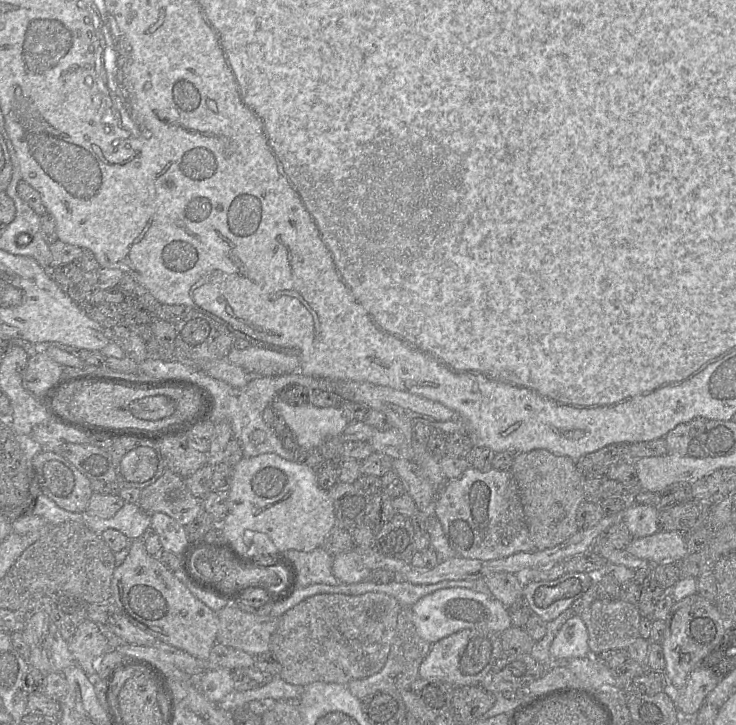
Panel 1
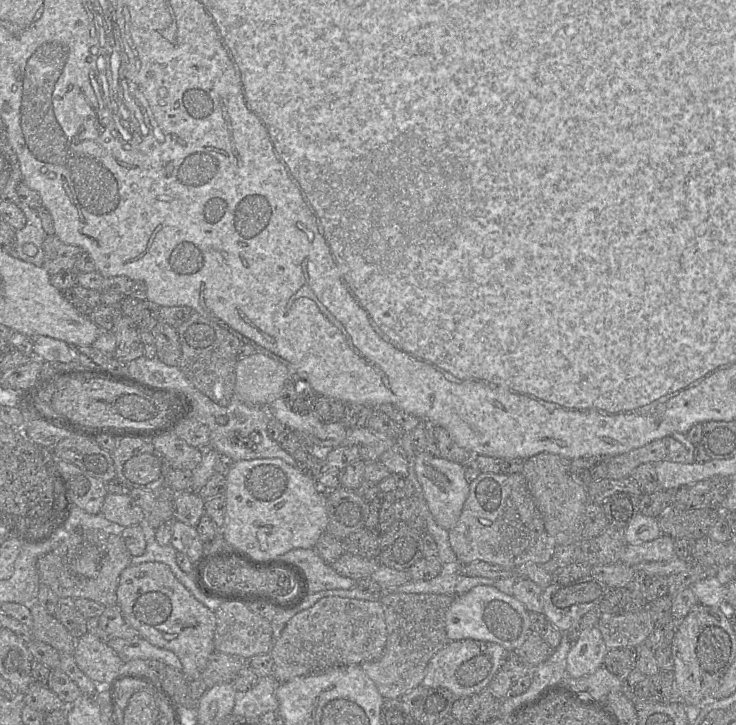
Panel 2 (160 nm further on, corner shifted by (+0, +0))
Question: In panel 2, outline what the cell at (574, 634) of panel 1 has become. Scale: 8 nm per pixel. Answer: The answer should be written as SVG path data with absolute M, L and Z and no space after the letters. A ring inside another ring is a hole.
M597 627L581 631L579 639L567 654L566 675L581 678L593 674L602 667L607 652Z

